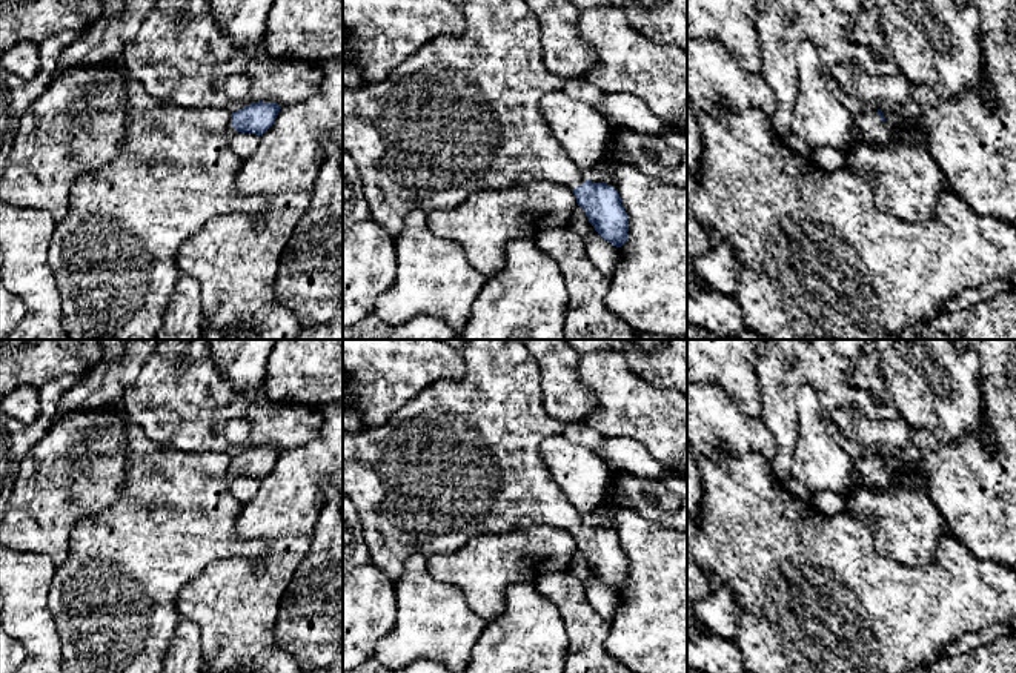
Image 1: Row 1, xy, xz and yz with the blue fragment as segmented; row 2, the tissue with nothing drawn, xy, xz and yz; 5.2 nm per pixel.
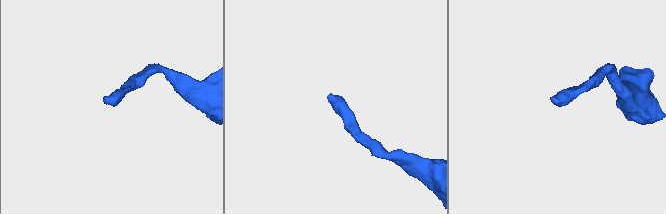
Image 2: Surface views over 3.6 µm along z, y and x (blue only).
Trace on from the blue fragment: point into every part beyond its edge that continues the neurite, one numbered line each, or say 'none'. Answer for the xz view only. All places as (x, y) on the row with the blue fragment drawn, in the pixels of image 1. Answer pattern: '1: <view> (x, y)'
1: xz (461, 114)

